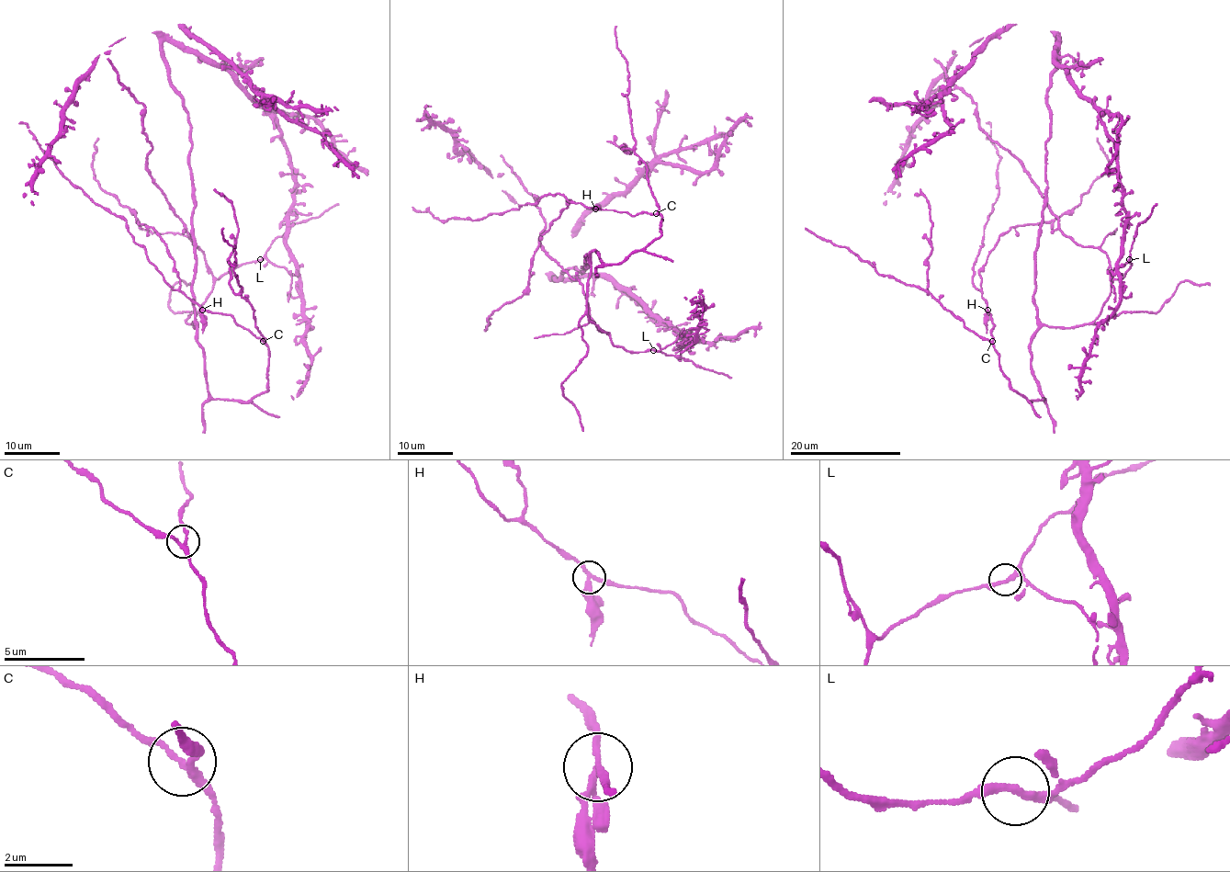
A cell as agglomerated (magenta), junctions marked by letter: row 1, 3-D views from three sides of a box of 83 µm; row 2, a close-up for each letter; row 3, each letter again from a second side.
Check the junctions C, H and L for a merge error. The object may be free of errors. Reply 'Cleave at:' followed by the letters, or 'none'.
Cleave at: H

